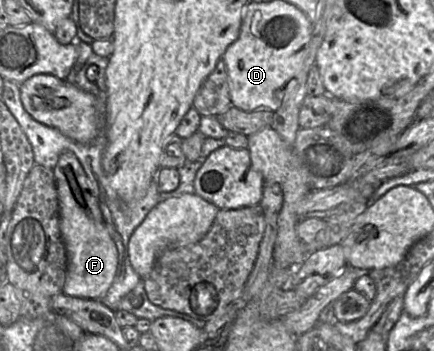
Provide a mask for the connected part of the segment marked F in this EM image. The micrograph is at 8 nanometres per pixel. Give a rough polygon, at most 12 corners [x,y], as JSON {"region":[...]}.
{"region":[[83,166],[52,169],[67,253],[63,294],[101,299],[118,250]]}

